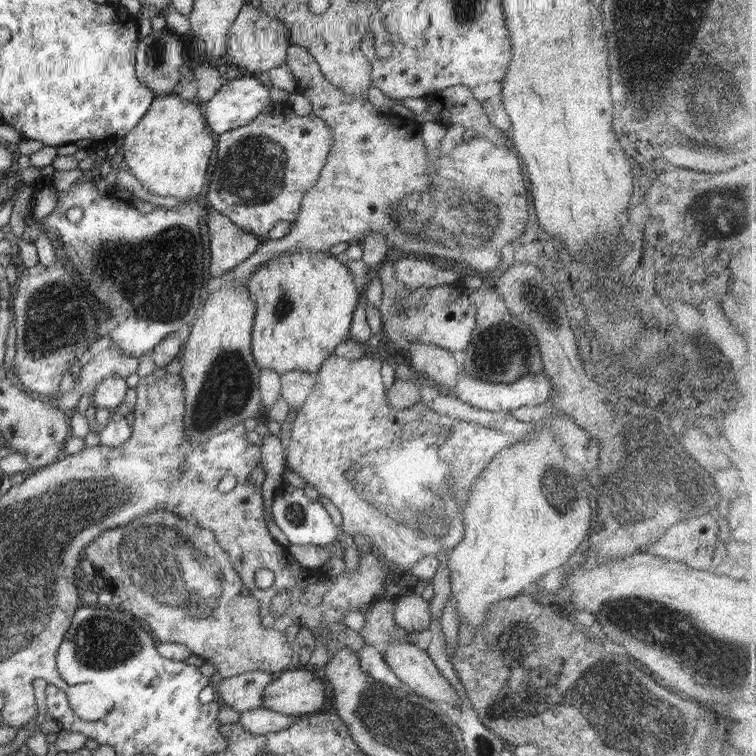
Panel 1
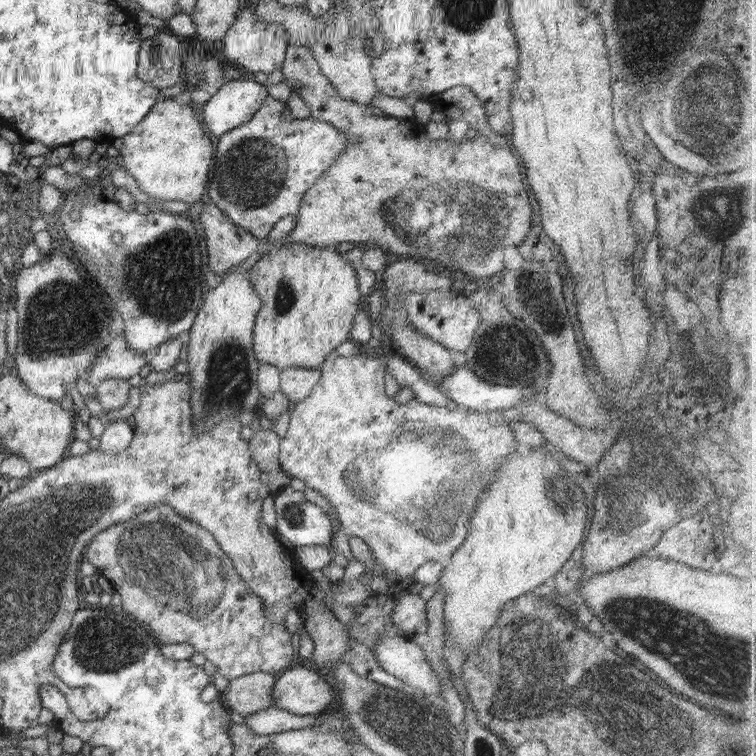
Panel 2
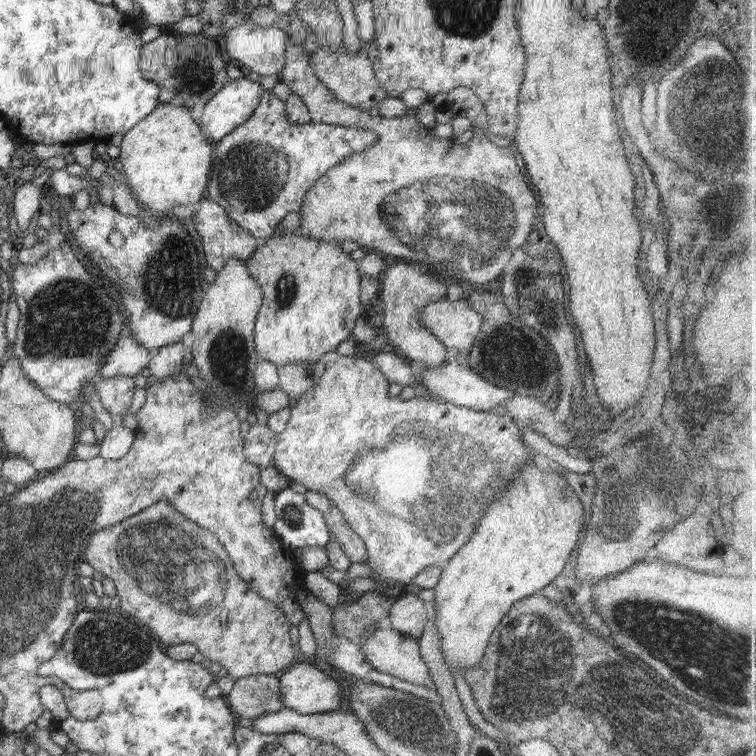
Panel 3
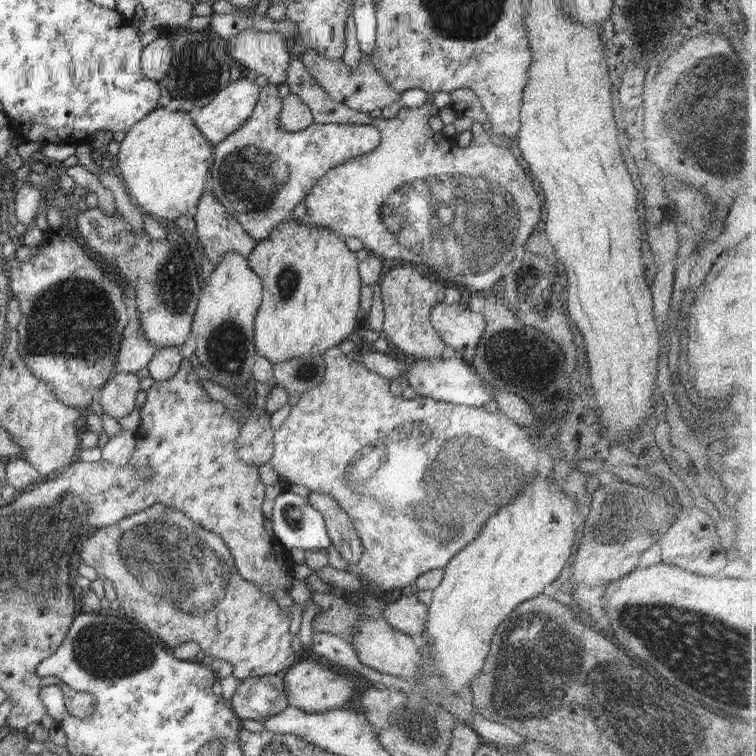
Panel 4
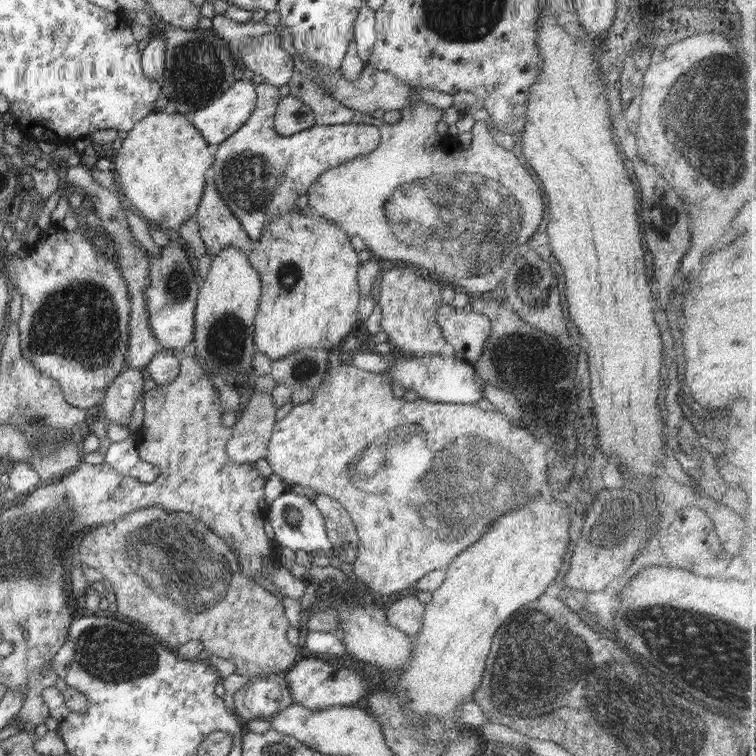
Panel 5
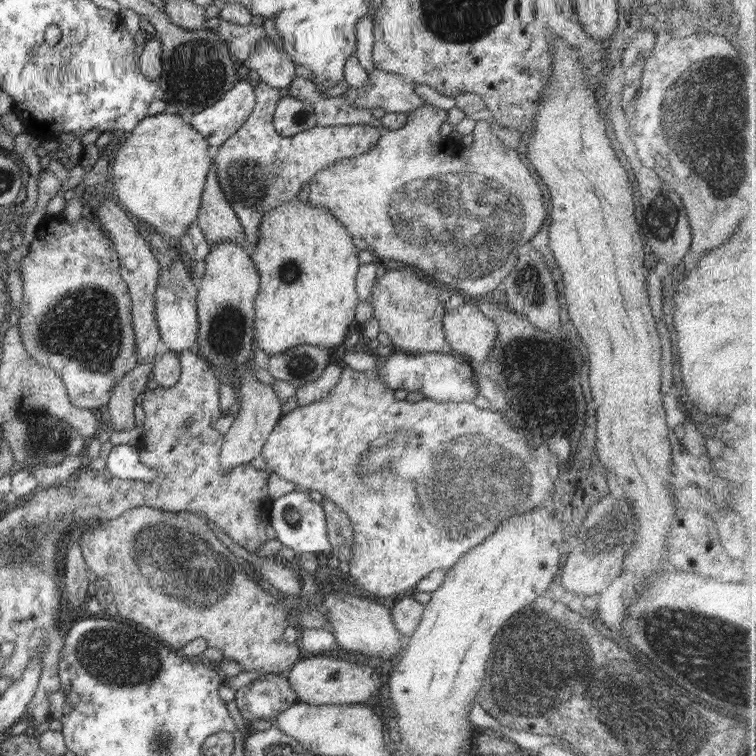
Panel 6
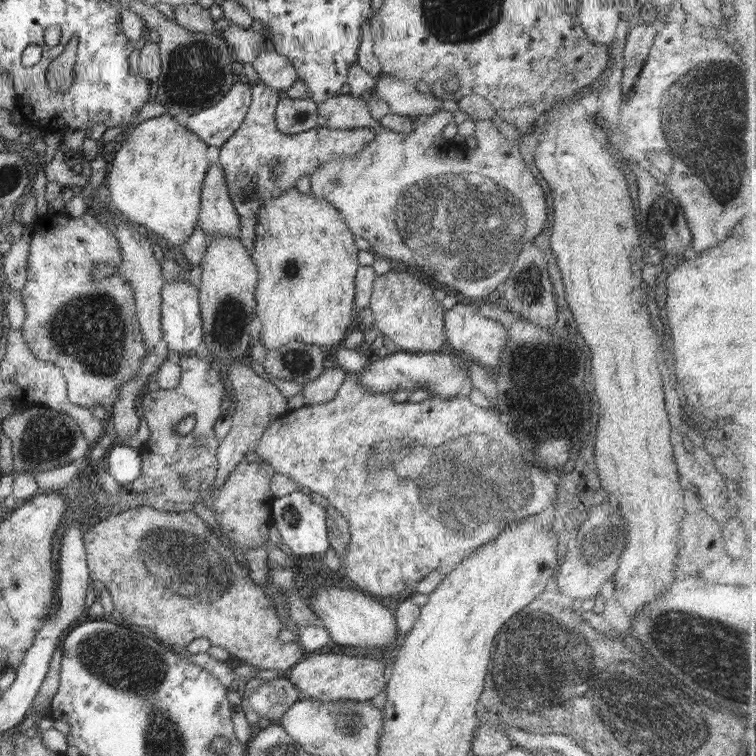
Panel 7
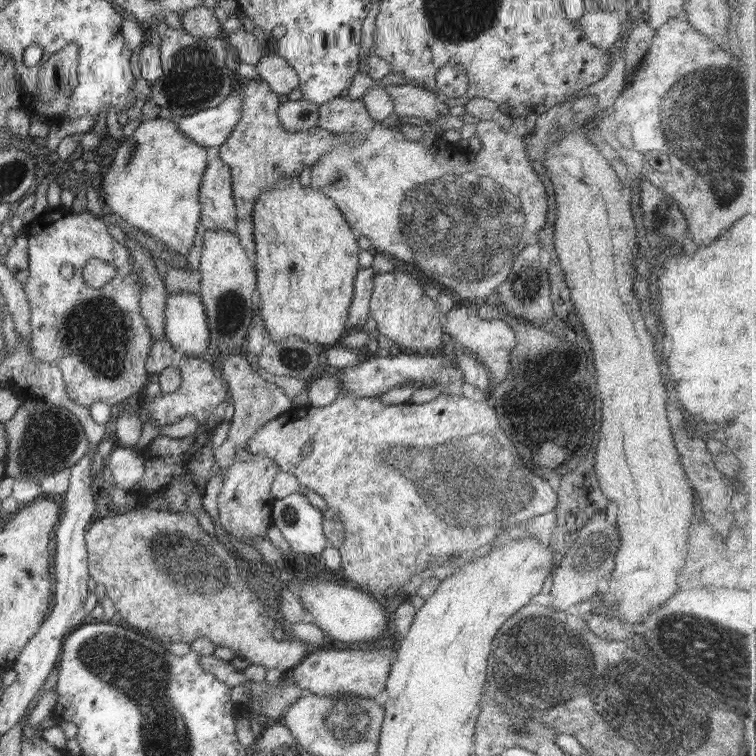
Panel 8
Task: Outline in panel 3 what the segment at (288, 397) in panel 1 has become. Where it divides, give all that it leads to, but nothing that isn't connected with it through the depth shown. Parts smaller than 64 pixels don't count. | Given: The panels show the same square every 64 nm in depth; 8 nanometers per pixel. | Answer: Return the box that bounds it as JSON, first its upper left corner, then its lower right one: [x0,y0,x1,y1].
[278,362,325,402]

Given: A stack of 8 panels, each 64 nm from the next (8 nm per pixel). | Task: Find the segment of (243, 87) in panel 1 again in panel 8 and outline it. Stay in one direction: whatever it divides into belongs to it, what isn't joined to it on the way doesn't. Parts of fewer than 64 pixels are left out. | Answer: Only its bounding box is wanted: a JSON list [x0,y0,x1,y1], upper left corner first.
[176,84,241,148]

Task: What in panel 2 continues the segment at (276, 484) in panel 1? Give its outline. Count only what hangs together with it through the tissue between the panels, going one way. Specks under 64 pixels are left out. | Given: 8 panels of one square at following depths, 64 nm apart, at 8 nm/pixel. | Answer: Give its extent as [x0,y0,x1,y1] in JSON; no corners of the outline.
[249,429,280,472]

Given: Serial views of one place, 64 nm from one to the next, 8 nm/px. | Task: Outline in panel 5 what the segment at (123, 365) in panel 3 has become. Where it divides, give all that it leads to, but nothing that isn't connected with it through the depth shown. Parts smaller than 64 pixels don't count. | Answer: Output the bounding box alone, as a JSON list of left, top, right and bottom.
[66,163,158,368]

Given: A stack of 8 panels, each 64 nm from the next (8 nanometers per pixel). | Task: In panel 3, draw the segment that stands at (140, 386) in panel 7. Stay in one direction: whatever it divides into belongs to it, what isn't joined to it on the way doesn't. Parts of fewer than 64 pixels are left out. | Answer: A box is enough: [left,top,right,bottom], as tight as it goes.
[95,375,135,419]

